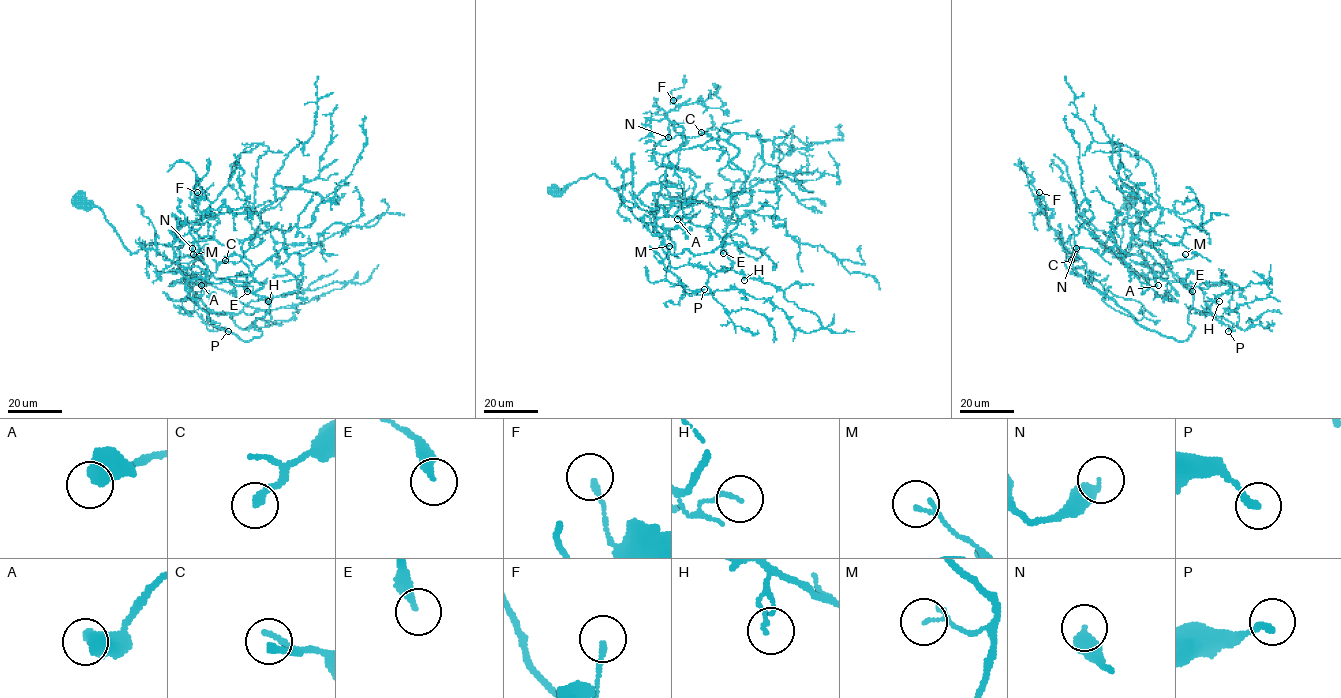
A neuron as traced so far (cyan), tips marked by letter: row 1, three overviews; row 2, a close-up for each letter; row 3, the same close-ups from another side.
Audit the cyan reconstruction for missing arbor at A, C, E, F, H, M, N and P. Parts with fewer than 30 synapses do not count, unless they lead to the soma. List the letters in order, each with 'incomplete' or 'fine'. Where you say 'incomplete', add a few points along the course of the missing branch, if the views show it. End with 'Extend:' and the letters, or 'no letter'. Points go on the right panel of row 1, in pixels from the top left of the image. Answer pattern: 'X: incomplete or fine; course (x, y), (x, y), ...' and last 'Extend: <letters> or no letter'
A: fine
C: fine
E: fine
F: fine
H: fine
M: fine
N: fine
P: fine
Extend: no letter

